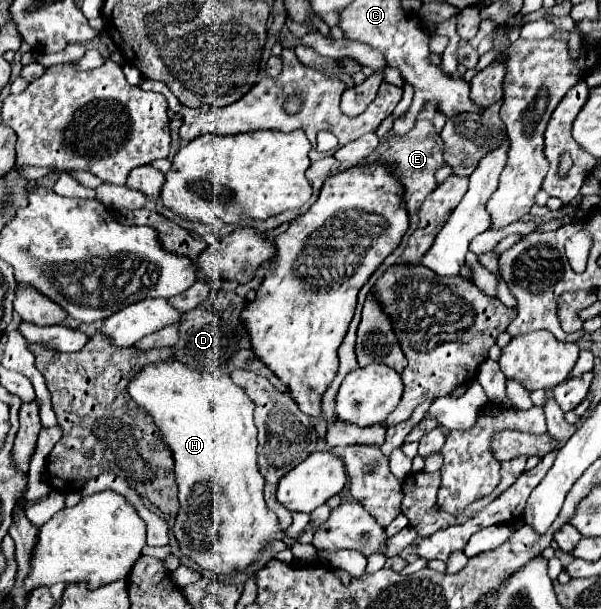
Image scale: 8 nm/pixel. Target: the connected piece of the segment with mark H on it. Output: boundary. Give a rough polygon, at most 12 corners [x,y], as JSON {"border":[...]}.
{"border":[[176,357],[130,379],[176,461],[182,555],[216,577],[280,539],[254,405]]}

